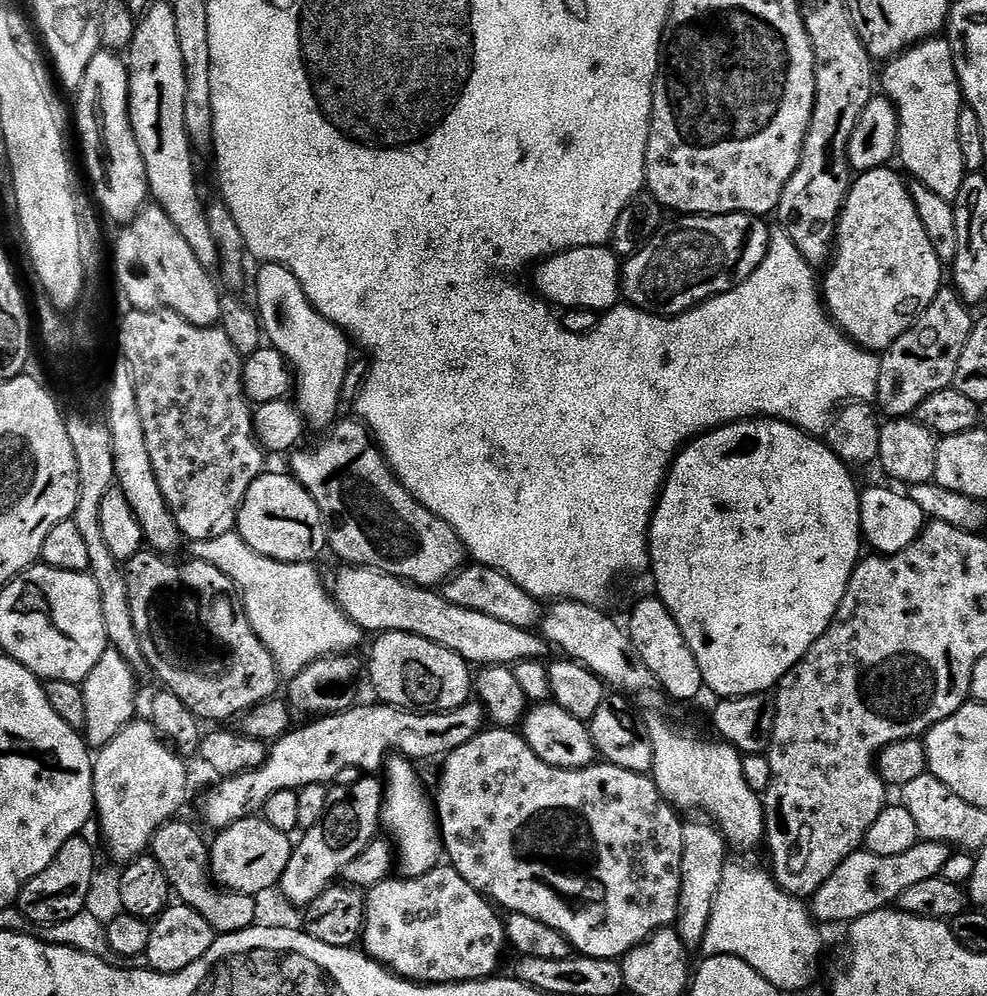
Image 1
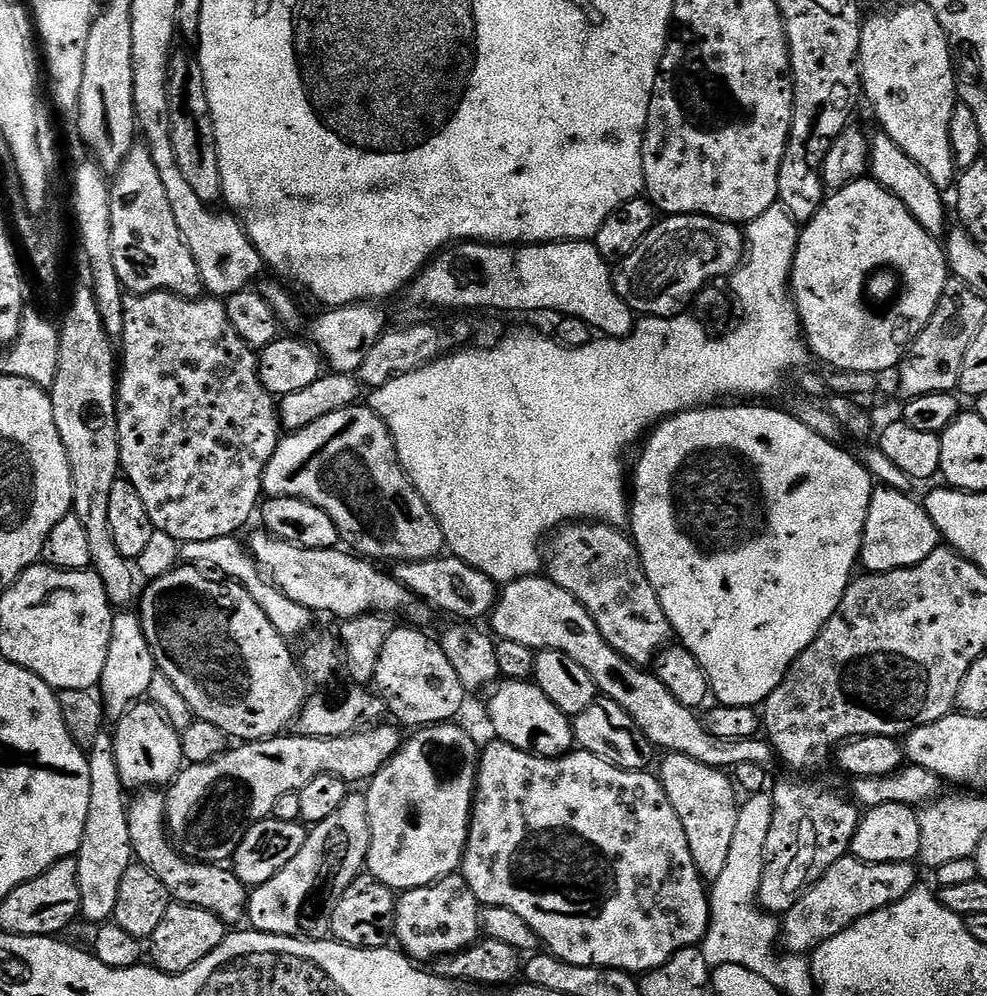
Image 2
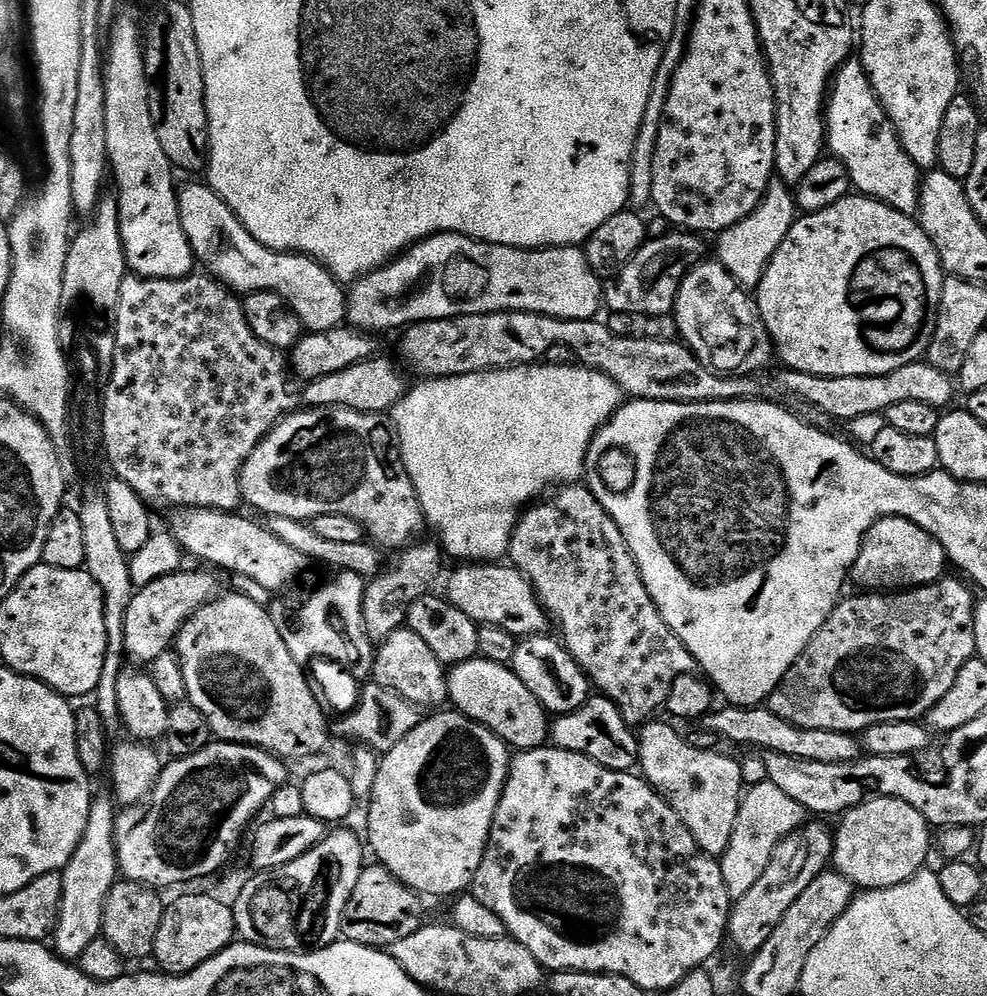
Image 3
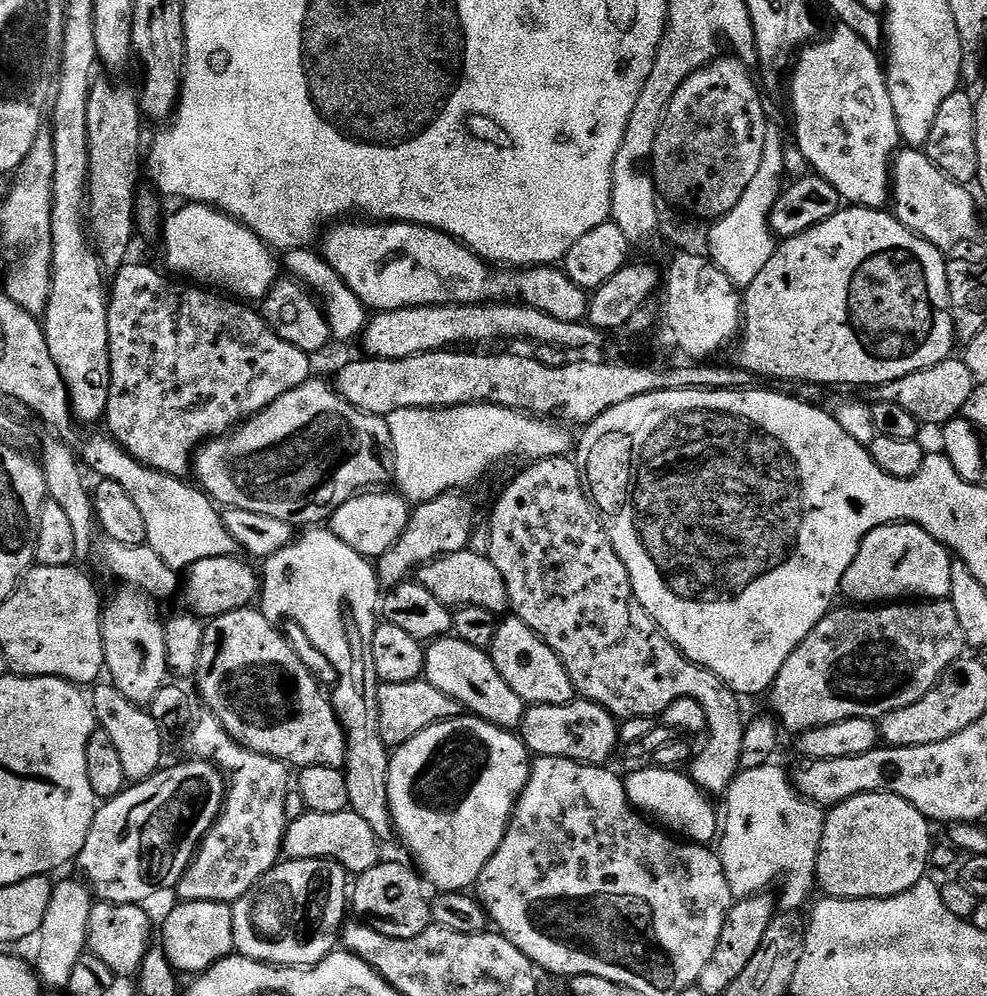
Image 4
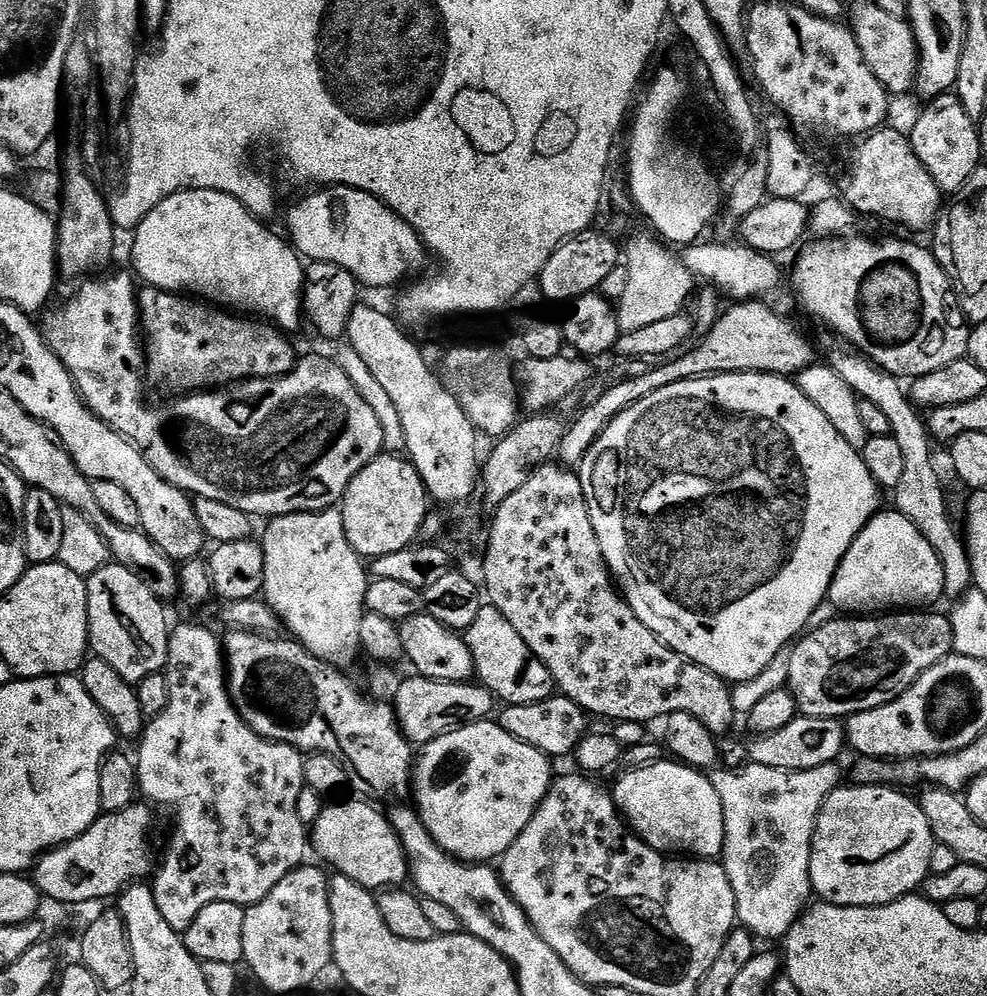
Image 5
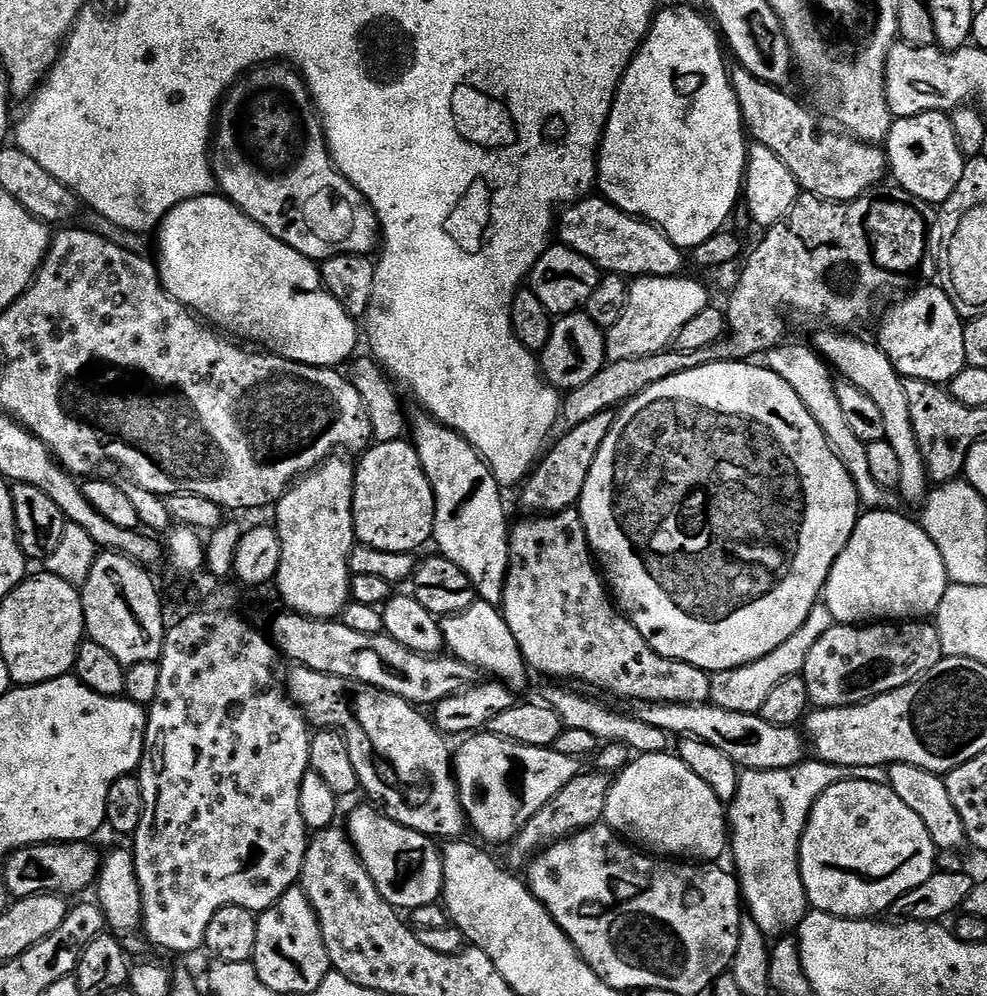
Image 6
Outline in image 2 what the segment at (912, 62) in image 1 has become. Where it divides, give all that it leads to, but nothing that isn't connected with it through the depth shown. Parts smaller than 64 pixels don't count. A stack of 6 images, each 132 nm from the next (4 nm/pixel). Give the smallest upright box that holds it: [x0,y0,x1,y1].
[860,2,958,190]

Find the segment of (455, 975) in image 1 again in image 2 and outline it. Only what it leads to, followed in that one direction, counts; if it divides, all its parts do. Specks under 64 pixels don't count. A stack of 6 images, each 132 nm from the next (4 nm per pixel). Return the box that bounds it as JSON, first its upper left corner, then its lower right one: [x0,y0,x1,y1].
[394,874,481,962]

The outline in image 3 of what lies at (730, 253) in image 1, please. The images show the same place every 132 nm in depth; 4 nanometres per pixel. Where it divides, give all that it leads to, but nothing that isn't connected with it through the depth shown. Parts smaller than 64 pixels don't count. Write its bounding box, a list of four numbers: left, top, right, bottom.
[606,230,705,316]

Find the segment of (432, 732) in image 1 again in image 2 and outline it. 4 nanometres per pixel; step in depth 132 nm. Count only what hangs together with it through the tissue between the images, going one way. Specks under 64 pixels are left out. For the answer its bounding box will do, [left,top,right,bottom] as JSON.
[164,722,402,865]

